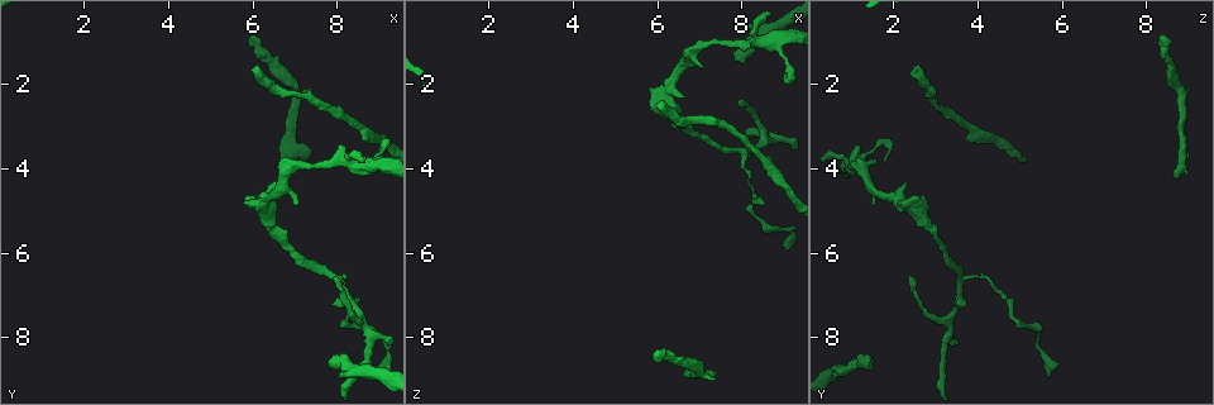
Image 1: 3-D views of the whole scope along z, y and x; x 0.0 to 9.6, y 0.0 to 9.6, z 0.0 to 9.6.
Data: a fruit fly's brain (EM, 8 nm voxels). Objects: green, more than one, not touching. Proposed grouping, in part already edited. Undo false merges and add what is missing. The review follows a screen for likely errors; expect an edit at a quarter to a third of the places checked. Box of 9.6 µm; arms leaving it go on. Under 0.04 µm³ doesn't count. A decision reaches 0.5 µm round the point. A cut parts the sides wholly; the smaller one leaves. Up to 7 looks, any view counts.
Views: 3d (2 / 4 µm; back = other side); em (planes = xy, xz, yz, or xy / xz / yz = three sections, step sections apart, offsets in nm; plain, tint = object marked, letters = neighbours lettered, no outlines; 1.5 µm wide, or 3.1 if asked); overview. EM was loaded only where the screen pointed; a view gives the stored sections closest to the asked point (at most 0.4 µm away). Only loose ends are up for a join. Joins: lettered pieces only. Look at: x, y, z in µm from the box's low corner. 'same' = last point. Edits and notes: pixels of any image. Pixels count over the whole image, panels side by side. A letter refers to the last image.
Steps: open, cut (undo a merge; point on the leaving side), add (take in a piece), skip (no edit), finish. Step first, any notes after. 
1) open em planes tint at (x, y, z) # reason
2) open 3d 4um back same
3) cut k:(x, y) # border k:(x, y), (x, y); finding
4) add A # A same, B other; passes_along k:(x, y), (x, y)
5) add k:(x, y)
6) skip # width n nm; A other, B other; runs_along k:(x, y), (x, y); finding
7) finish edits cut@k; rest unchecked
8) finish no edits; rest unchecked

open em planes plain at (7.85, 8.65, 1.45) # an open end

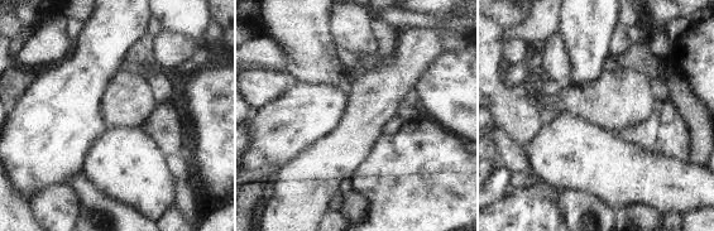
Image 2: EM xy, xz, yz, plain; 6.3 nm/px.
open em planes letters same # what lies round it

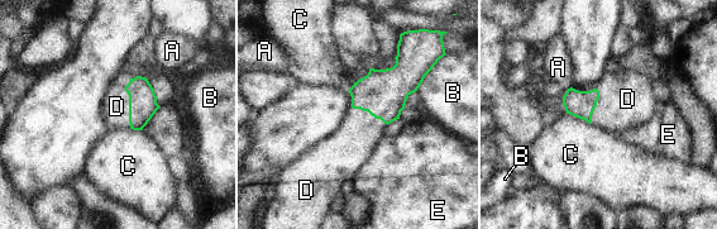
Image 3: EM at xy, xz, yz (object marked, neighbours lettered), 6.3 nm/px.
add D # A other, B other, C other, D same, E other; passes_along 3:(143, 105), (129, 100), (116, 106); it goes on there

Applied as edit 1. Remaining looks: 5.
open overview

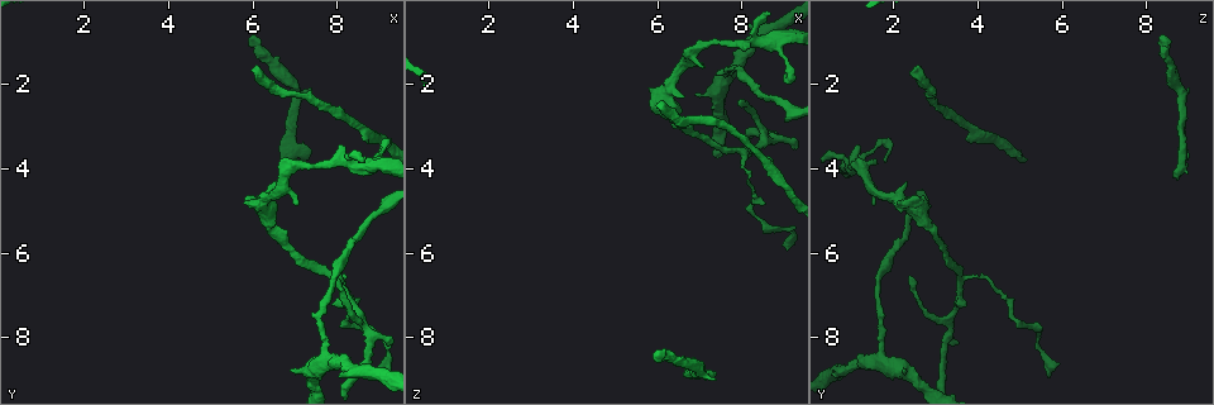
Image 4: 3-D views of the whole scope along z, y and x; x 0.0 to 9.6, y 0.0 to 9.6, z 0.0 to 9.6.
open em planes letters at (6.05, 0.80, 8.30) # an open end

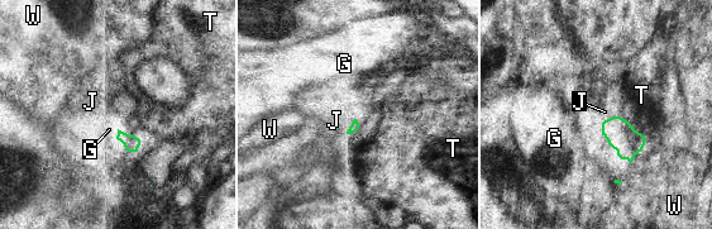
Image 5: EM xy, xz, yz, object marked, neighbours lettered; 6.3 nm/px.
skip # G other, J other, T other, W other; none of them fits

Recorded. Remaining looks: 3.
finish edits add@3; rest unchecked

